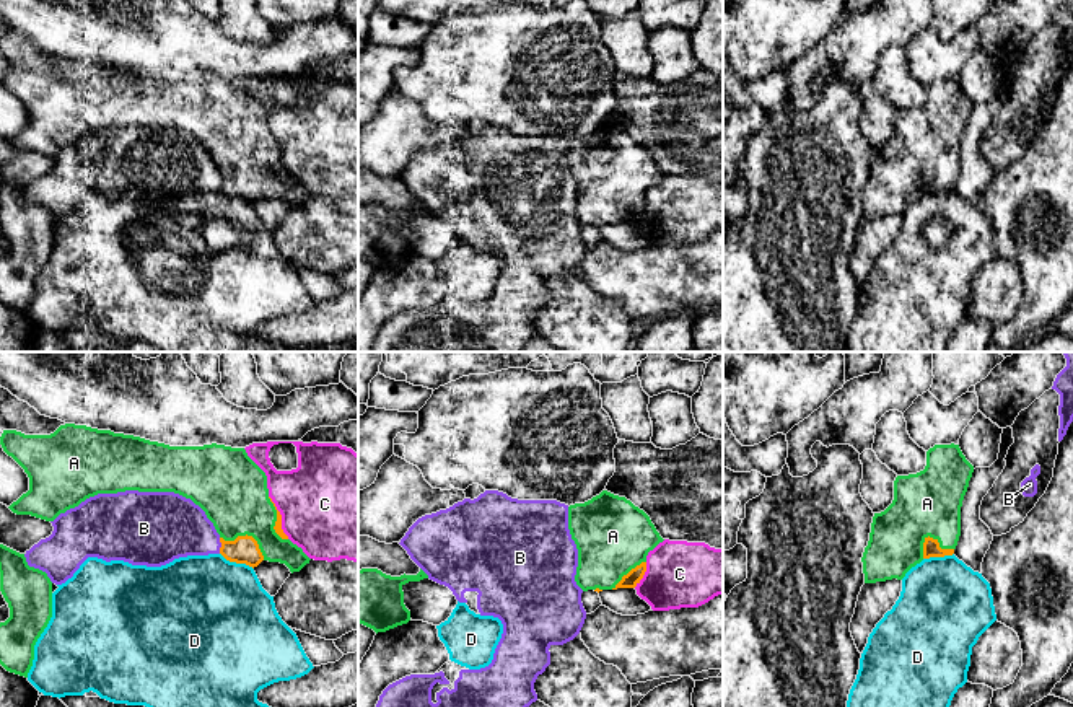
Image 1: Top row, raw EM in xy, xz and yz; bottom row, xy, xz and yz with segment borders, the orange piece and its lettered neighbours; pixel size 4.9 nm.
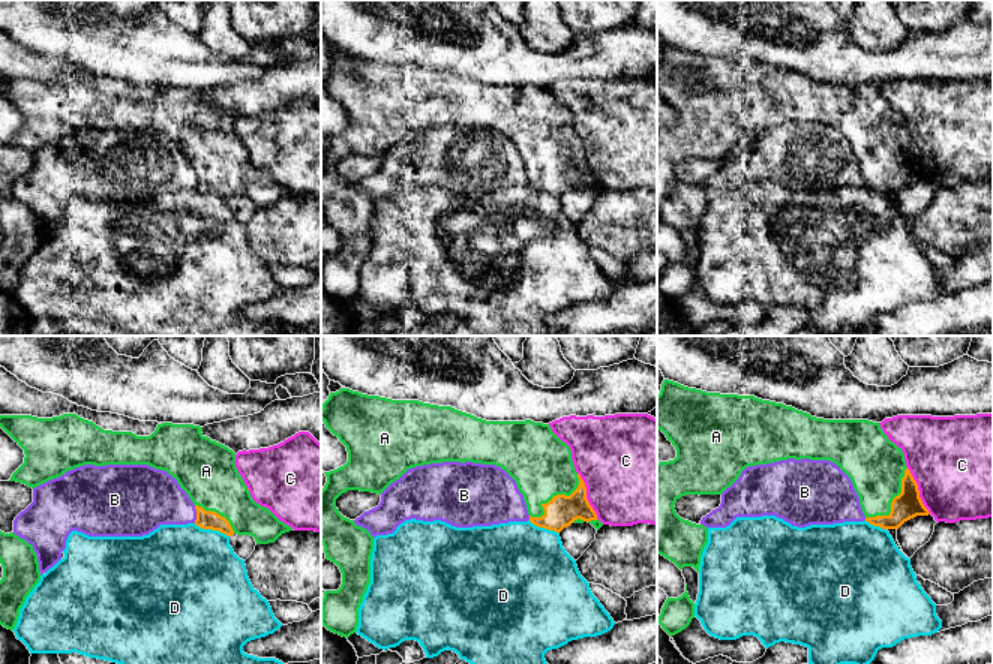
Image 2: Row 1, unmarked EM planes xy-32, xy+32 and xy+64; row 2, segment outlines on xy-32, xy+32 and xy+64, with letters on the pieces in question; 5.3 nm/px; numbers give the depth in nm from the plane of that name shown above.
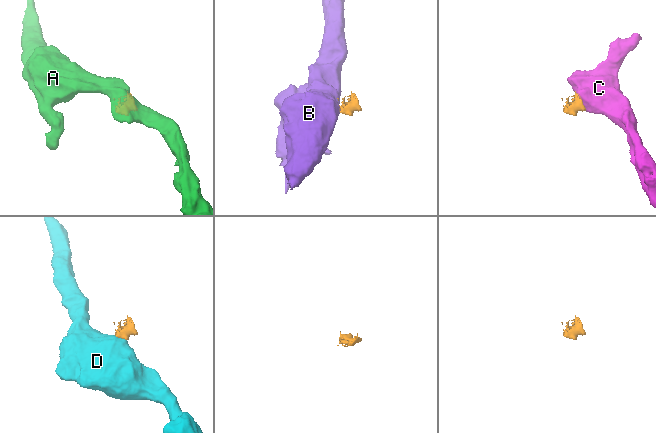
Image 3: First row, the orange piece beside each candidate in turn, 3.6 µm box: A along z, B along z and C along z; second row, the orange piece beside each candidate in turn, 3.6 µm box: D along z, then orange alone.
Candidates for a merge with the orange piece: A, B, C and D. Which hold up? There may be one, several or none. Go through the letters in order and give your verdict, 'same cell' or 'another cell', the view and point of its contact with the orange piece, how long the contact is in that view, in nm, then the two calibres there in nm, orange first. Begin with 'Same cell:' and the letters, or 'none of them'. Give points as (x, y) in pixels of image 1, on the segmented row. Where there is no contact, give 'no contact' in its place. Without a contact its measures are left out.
Same cell: A
A: same cell | xy (246, 535) | 260 nm | 140/360 nm
B: another cell | xy (222, 546) | 80 nm | 140/300 nm
C: another cell | xy (280, 517) | 240 nm | 40/480 nm
D: another cell | xy (236, 562) | 190 nm | 140/480 nm

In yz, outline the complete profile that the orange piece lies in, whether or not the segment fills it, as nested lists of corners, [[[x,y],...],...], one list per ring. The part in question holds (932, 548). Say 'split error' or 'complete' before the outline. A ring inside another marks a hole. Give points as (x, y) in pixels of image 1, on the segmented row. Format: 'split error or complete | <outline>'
split error | [[[935,445],[926,451],[923,471],[897,476],[894,500],[881,513],[874,513],[868,546],[861,562],[865,583],[902,580],[923,559],[953,556],[961,536],[961,507],[974,466],[959,445]]]

